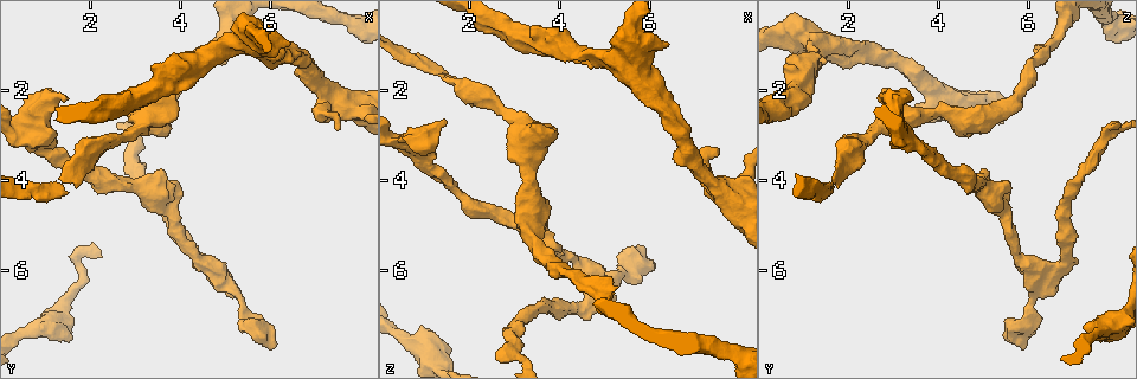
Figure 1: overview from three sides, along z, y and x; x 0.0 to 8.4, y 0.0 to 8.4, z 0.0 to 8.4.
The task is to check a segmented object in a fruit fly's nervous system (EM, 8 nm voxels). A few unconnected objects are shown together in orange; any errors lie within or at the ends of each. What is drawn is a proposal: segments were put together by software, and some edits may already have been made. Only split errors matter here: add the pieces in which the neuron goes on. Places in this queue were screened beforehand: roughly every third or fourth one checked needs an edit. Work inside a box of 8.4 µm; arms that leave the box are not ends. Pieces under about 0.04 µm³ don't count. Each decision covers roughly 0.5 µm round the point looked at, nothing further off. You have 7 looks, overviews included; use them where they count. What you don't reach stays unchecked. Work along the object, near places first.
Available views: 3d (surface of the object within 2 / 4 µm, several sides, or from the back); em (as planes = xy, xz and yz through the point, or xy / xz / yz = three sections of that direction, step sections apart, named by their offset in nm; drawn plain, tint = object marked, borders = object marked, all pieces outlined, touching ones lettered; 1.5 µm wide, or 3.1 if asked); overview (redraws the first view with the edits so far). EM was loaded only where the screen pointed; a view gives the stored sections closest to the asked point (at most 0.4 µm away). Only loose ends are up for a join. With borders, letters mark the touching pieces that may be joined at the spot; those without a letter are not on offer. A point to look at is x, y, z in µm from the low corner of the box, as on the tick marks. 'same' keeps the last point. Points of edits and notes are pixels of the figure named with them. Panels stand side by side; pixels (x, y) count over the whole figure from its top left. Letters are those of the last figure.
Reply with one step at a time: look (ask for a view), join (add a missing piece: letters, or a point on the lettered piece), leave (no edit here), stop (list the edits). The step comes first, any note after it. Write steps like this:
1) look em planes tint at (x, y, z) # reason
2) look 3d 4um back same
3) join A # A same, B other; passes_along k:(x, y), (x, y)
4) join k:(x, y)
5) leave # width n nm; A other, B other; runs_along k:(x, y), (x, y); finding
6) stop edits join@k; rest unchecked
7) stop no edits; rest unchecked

look 3d 2um at (1.50, 2.15, 2.65) # an open end

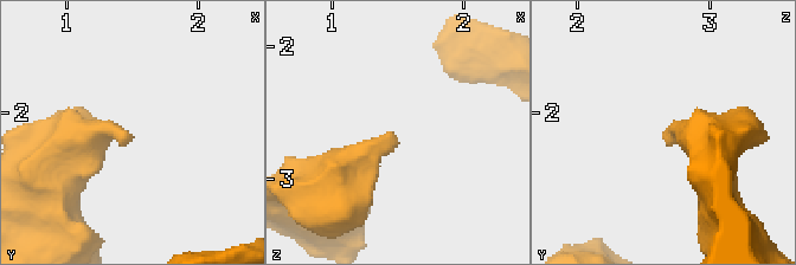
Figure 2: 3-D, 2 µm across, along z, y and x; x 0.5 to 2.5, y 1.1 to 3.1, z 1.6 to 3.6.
look em planes borders at (1.50, 2.20, 2.72)

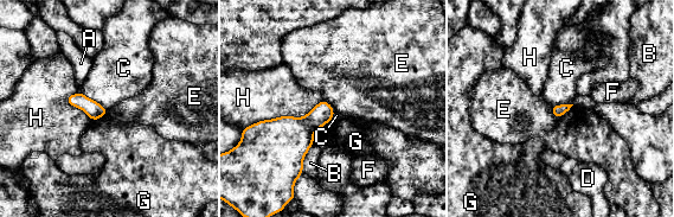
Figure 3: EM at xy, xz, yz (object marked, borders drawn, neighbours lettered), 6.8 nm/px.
leave # A other, B other, C other, D other, E other, F other, G other, H other; no lettered piece goes on from it

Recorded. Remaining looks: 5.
look 3d 4um at (7.50, 2.85, 3.30) # an open end

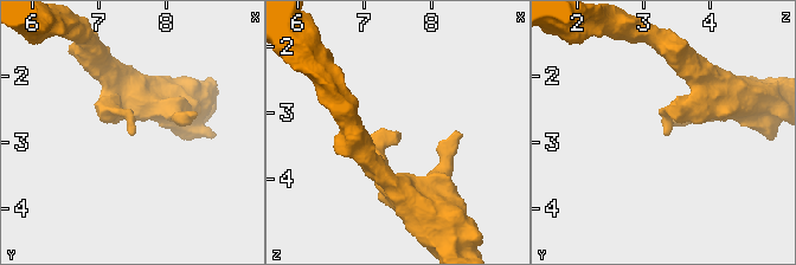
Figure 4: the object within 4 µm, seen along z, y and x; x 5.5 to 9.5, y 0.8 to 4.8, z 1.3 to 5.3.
look em planes plain at (7.50, 2.95, 3.30)

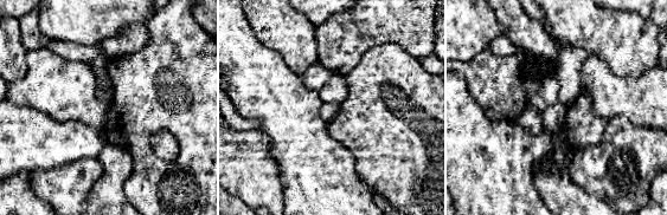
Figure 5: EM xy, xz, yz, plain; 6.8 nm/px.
look em planes borders same

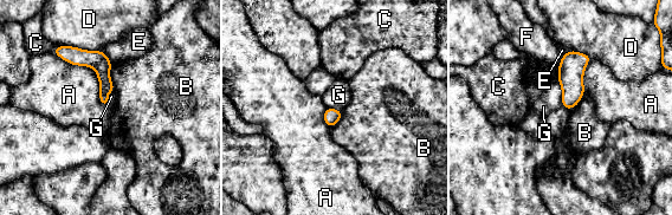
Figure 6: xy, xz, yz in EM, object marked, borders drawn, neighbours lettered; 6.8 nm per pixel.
leave # A other, B other, C other, D other, E other, F other, G other; border 6:(55, 53), (95, 71), (107, 106); none of them fits

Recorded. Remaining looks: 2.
stop no edits; rest unchecked

